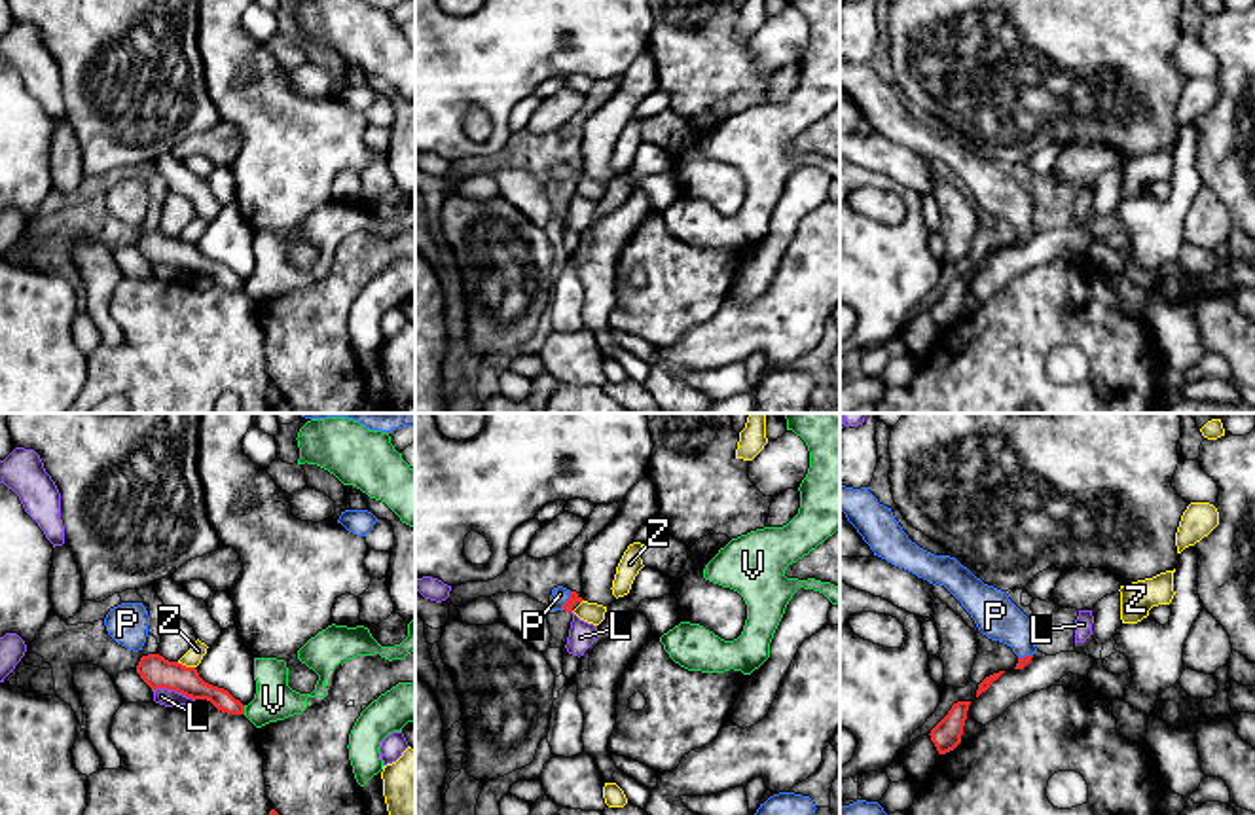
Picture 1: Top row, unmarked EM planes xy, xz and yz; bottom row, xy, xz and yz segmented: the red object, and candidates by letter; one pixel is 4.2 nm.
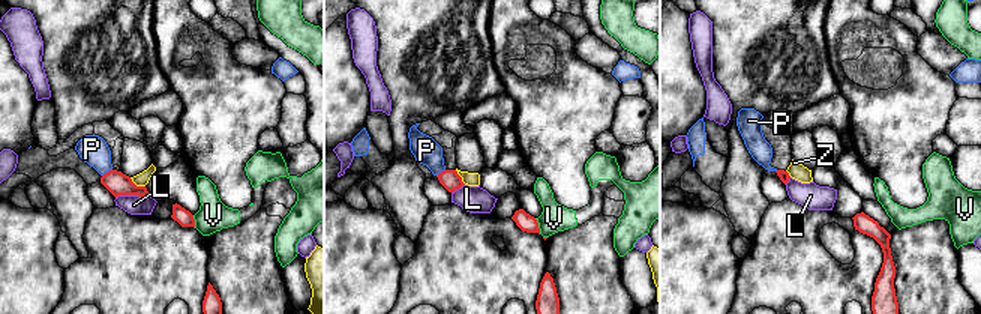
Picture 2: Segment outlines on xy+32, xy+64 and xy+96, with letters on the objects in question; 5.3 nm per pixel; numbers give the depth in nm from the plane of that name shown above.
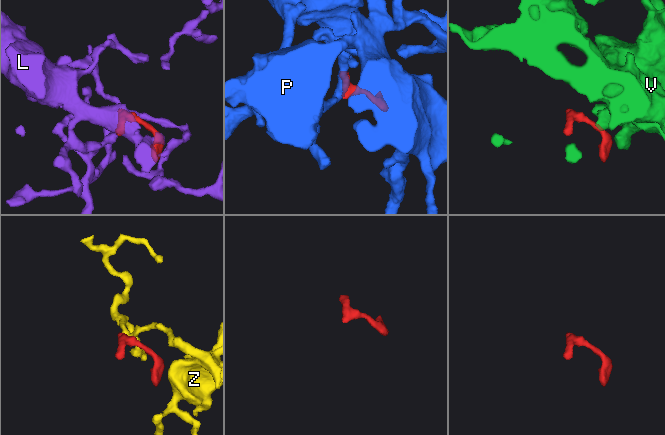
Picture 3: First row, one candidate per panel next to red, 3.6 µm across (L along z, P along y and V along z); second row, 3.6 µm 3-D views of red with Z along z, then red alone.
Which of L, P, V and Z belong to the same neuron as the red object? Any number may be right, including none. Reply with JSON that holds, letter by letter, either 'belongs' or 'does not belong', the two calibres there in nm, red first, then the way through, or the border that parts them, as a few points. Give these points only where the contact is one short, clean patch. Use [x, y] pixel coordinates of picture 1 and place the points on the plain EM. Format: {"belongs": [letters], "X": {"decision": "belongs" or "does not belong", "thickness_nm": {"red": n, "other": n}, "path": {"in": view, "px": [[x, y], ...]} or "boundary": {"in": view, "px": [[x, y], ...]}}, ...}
{"belongs": ["P"], "L": {"decision": "does not belong", "thickness_nm": {"red": 140, "other": 70}}, "P": {"decision": "belongs", "thickness_nm": {"red": 50, "other": 70}, "path": {"in": "xz", "px": [[573, 173], [567, 175], [560, 169]]}}, "V": {"decision": "does not belong", "thickness_nm": {"red": 110, "other": 170}, "boundary": {"in": "xy", "px": [[243, 281], [245, 289]]}}, "Z": {"decision": "does not belong", "thickness_nm": {"red": 140, "other": 80}, "boundary": {"in": "xy", "px": [[177, 237], [194, 243]]}}}

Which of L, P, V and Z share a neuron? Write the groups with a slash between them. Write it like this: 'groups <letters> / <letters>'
groups L / P / V / Z

